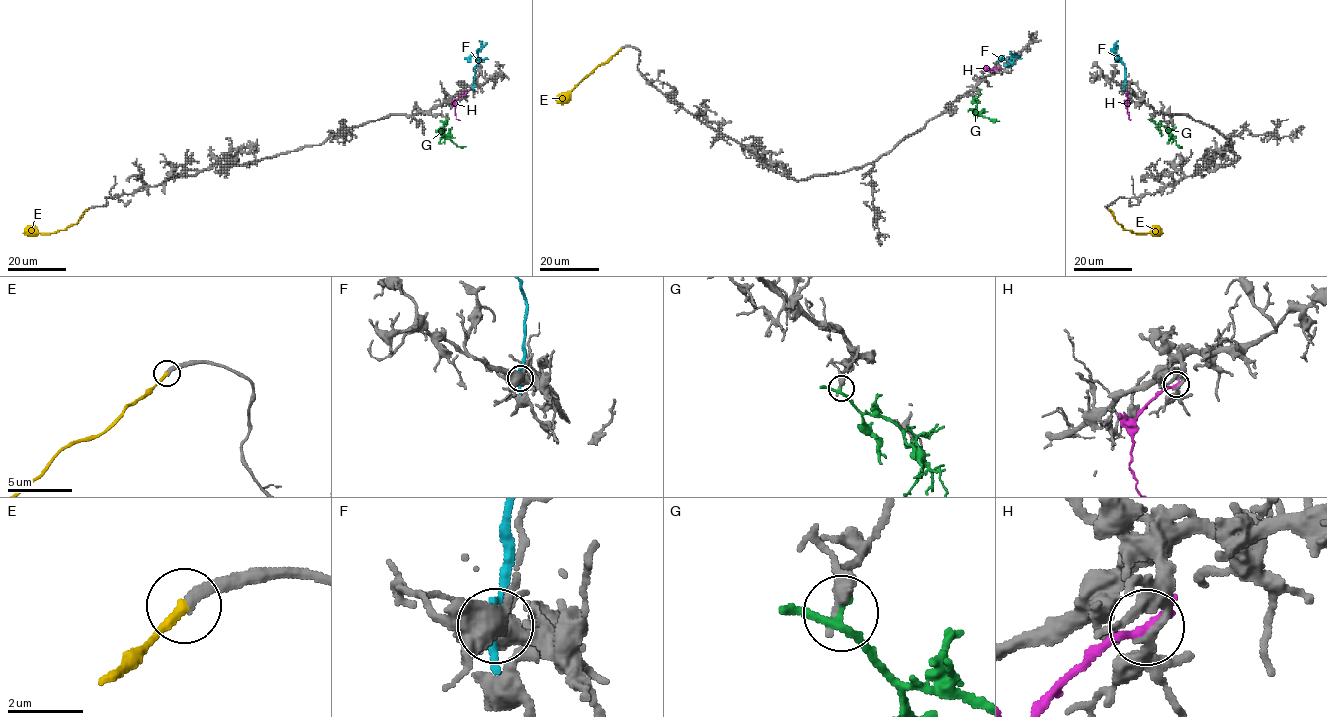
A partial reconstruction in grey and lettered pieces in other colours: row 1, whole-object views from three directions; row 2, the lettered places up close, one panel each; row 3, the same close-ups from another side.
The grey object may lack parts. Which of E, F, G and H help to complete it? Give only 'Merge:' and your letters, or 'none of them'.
Merge: E

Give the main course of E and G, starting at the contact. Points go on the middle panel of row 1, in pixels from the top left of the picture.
E: (621, 48), (563, 94), (558, 102)
G: (979, 93), (976, 110), (993, 121), (999, 120)

